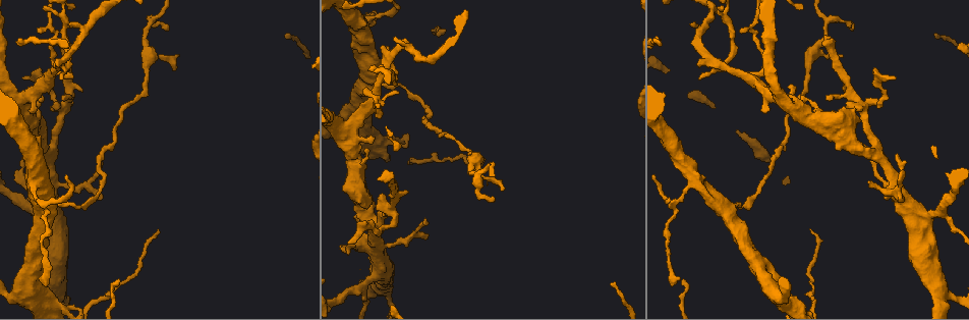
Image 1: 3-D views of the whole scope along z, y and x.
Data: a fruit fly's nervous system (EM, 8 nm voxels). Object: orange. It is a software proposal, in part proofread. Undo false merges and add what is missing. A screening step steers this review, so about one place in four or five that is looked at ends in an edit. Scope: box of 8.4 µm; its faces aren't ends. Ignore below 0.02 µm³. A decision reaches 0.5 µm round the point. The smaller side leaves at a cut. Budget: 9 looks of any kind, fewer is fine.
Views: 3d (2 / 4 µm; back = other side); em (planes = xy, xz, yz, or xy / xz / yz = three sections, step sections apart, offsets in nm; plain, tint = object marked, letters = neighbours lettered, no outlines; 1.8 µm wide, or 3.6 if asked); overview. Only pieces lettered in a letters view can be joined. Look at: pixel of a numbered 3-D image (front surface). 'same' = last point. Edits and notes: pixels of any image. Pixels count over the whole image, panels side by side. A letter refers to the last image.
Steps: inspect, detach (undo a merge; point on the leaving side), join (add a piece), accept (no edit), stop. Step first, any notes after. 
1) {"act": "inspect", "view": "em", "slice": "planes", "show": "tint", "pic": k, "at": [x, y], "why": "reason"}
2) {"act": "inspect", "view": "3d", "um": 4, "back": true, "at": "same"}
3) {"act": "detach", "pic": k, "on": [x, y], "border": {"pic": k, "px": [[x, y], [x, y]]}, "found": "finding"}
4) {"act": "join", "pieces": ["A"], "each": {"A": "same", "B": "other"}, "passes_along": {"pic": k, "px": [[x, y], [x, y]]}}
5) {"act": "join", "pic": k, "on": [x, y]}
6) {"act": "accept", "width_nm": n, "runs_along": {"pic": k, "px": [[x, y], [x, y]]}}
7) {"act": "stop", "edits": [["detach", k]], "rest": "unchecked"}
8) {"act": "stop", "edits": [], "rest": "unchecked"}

{"act": "inspect", "view": "em", "slice": "planes", "show": "letters", "pic": 1, "at": [28, 289], "why": "arms part here"}

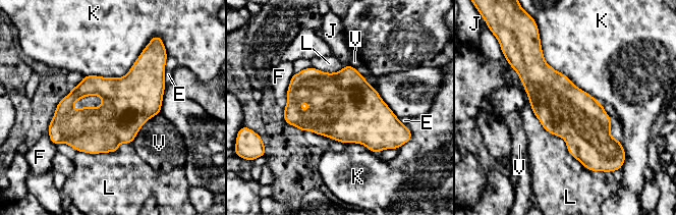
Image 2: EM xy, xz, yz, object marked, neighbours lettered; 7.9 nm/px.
{"act": "accept", "longest_contact_nm": ["L", 1100], "each": {"E": "other", "F": "other", "J": "other", "K": "other", "L": "other", "V": "other"}, "border": {"pic": 2, "px": [[540, 42], [544, 59], [601, 103]]}, "found": "all the same cell"}

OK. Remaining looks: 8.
{"act": "inspect", "view": "3d", "um": 2, "pic": 1, "at": [378, 178], "why": "an open end"}

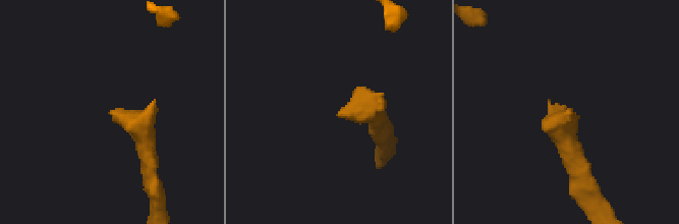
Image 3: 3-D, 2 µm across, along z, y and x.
{"act": "inspect", "view": "em", "slice": "planes", "show": "tint", "pic": 3, "at": [566, 110]}

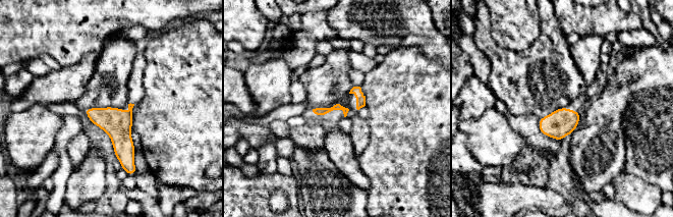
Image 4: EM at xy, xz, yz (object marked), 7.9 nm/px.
{"act": "inspect", "view": "em", "slice": "planes", "show": "letters", "at": "same"}

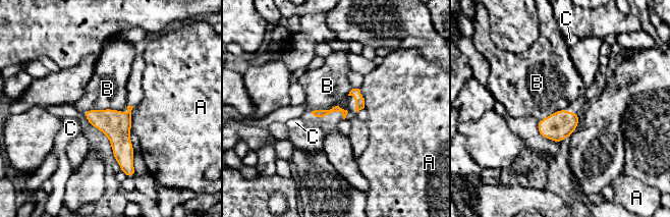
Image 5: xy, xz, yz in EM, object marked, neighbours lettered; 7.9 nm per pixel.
{"act": "accept", "each": {"A": "other", "B": "other", "C": "other"}, "border": {"pic": 5, "px": [[118, 109], [87, 109], [84, 111]]}, "found": "none of them fits"}

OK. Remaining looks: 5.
{"act": "inspect", "view": "3d", "um": 2, "pic": 1, "at": [718, 66], "why": "side arm on a straight run"}

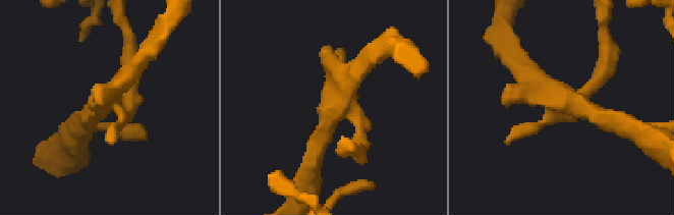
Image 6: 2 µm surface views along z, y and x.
{"act": "inspect", "view": "em", "slice": "xz", "step": 16, "show": "letters", "pic": 6, "at": [567, 103]}

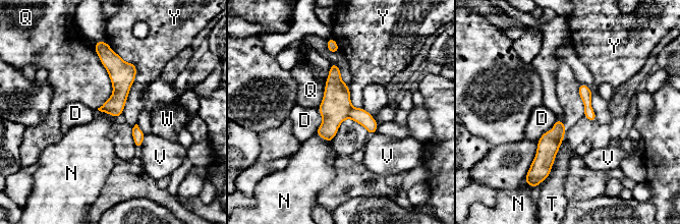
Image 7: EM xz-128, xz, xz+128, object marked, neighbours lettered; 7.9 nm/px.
{"act": "detach", "pic": 7, "on": [359, 115], "each": {"D": "other", "N": "other", "Q": "other", "T": "other", "V": "other", "W": "other", "Y": "other"}, "part_leaving": {"pic": 7, "px": [[581, 86], [593, 118]]}, "found": "two cells meet here"}

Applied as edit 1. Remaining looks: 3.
{"act": "inspect", "view": "overview"}

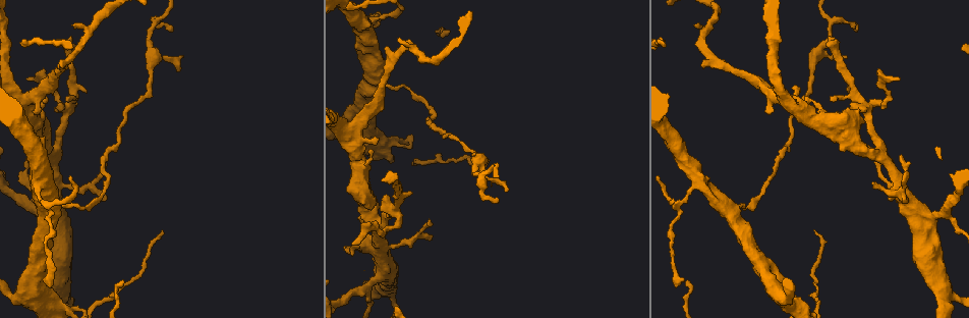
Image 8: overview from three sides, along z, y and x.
{"act": "inspect", "view": "em", "slice": "planes", "show": "letters", "pic": 8, "at": [787, 104], "why": "three arms meet"}

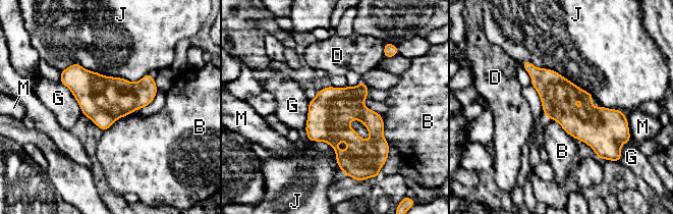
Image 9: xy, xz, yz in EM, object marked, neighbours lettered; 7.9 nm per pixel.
{"act": "accept", "each": {"B": "other", "D": "other", "G": "other", "J": "other", "M": "other"}, "runs_along": {"pic": 9, "px": [[524, 64], [582, 119], [623, 119]]}, "found": "one cell here"}

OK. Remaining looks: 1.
{"act": "stop", "edits": [["detach", 7]], "rest": "unchecked"}

